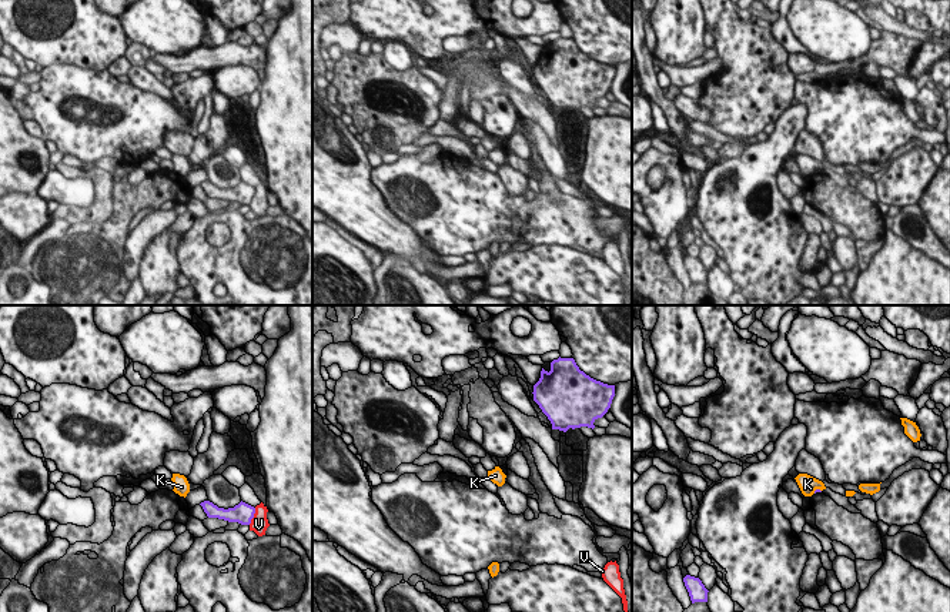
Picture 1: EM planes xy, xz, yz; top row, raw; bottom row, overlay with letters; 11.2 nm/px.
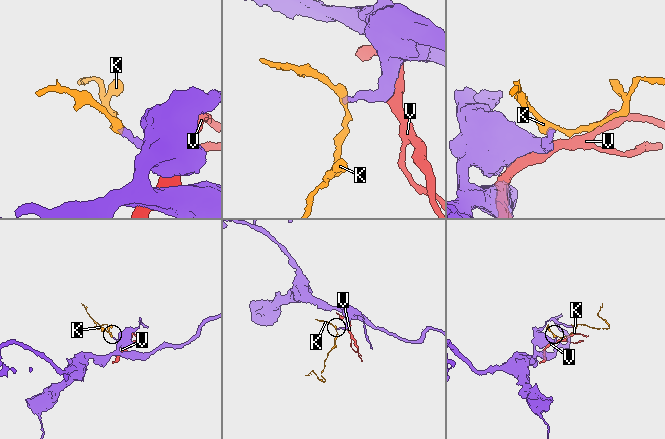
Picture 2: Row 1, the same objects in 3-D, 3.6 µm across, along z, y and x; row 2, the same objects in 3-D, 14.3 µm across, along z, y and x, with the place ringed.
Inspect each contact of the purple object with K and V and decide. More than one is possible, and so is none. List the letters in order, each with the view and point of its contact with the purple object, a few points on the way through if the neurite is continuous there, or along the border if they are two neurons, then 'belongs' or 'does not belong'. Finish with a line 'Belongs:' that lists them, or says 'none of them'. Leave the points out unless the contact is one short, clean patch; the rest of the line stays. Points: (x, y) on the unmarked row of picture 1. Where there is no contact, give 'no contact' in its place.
K: meets purple in yz at (816, 170); border along yz (820, 170), (813, 173); does not belong
V: meets purple in xy at (253, 197); does not belong
Belongs: none of them

